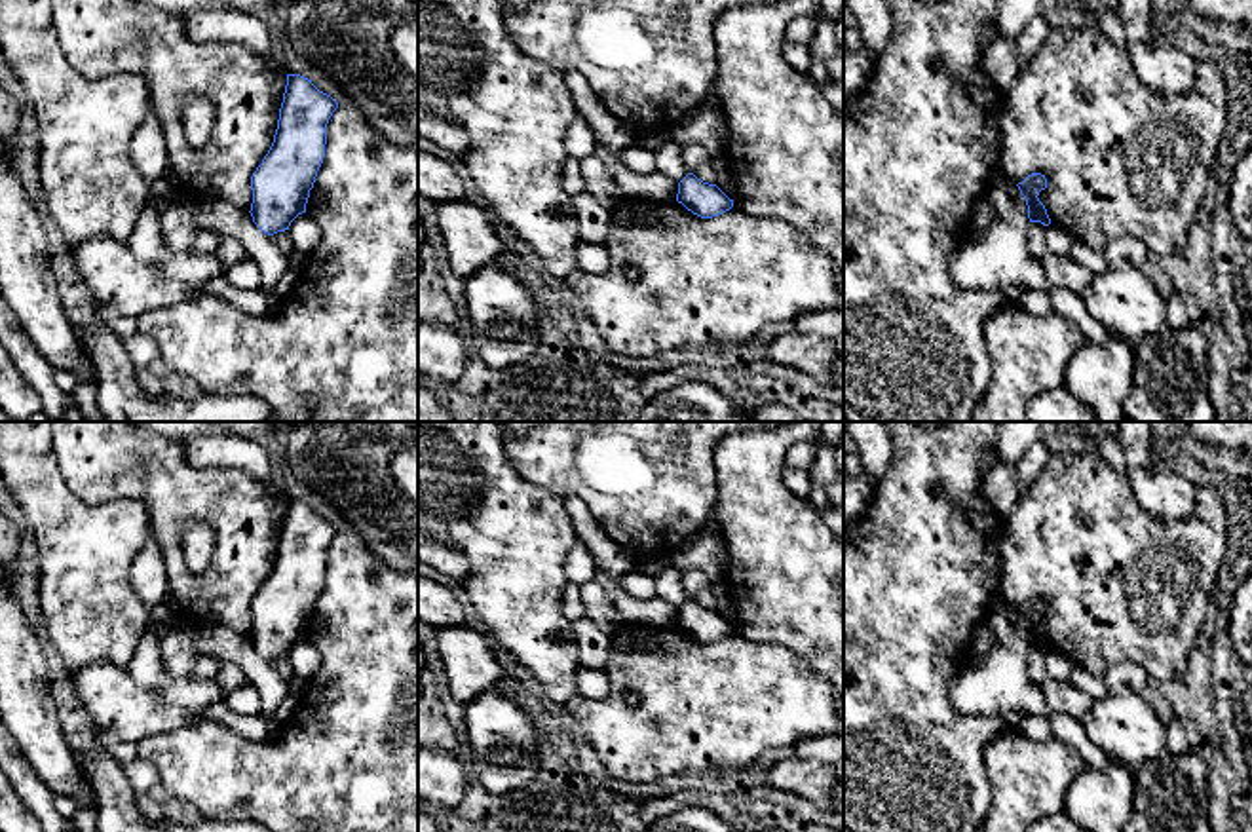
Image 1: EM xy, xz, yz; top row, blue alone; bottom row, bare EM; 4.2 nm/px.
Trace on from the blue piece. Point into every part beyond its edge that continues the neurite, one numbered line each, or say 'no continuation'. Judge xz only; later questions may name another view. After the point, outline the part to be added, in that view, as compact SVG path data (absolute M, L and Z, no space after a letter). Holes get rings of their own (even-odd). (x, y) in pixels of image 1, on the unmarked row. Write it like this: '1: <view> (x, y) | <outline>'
no continuation

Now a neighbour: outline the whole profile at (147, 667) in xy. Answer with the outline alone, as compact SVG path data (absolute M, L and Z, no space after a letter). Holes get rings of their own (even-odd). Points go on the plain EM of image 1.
M167 595L154 610L150 610L148 625L142 640L125 667L129 676L144 688L160 688L173 676L167 672L158 640L158 625L163 617L177 612L175 600Z

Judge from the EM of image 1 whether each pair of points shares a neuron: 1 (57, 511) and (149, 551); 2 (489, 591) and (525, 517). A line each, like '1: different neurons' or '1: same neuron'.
1: different neurons
2: same neuron

